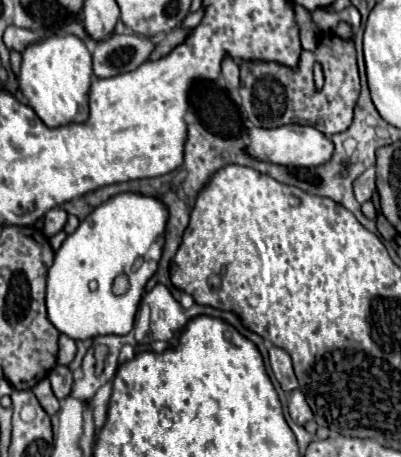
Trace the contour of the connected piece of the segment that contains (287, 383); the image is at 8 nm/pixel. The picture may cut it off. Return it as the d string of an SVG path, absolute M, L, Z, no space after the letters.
M272 346L268 350L270 354L270 366L272 366L272 372L276 376L276 380L280 382L282 390L284 392L290 392L290 390L296 390L298 388L298 380L294 376L294 370L292 370L292 360L288 356L286 350L278 348L278 346Z

